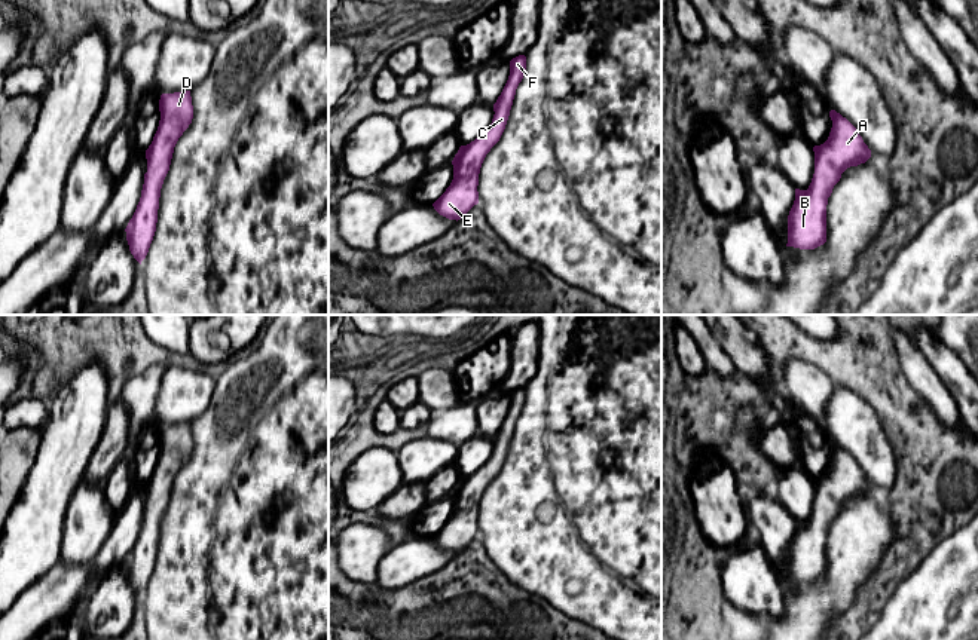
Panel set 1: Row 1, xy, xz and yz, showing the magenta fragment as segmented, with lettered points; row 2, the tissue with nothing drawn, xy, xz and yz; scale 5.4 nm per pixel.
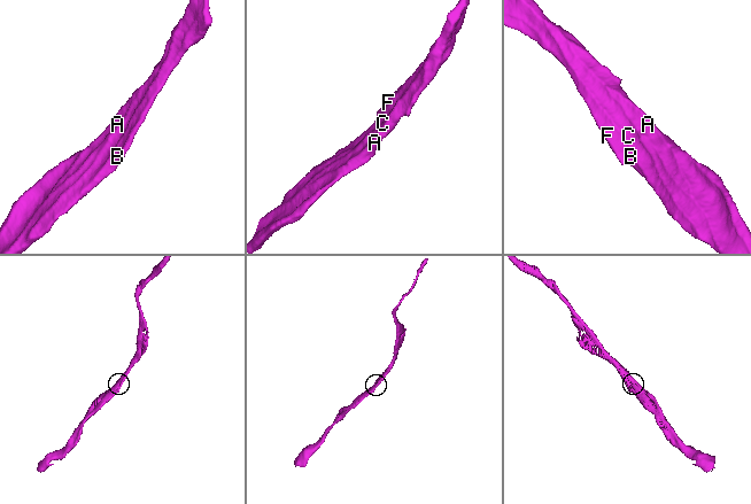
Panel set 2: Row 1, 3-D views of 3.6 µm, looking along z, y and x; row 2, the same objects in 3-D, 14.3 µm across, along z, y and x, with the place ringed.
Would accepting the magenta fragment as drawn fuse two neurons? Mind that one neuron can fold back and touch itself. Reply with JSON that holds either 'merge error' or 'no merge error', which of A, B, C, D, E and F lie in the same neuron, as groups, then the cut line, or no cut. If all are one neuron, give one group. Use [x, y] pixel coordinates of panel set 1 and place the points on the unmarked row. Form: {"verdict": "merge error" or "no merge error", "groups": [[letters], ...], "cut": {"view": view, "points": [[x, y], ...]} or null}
{"verdict": "no merge error", "groups": [["A", "B", "C", "D", "E", "F"]], "cut": null}

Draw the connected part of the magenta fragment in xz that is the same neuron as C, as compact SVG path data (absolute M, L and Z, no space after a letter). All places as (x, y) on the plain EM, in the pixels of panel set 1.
M519 388L510 394L510 408L493 437L495 447L490 459L470 477L461 478L455 487L452 493L453 512L446 524L433 536L440 548L458 554L479 536L477 518L482 496L505 462L516 422L525 408L525 402L525 388Z

